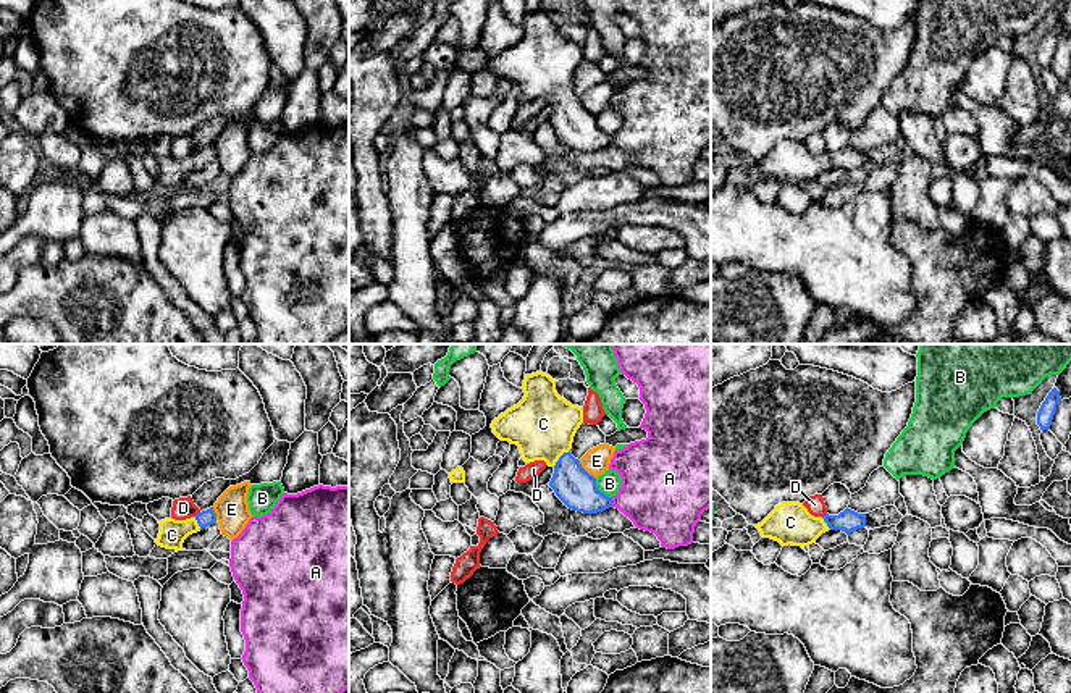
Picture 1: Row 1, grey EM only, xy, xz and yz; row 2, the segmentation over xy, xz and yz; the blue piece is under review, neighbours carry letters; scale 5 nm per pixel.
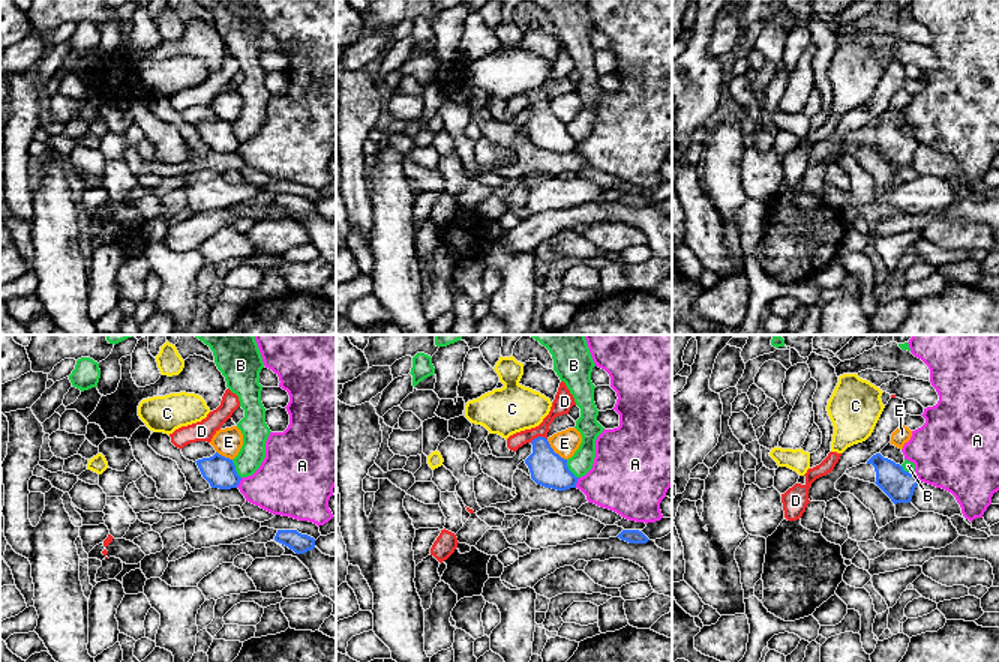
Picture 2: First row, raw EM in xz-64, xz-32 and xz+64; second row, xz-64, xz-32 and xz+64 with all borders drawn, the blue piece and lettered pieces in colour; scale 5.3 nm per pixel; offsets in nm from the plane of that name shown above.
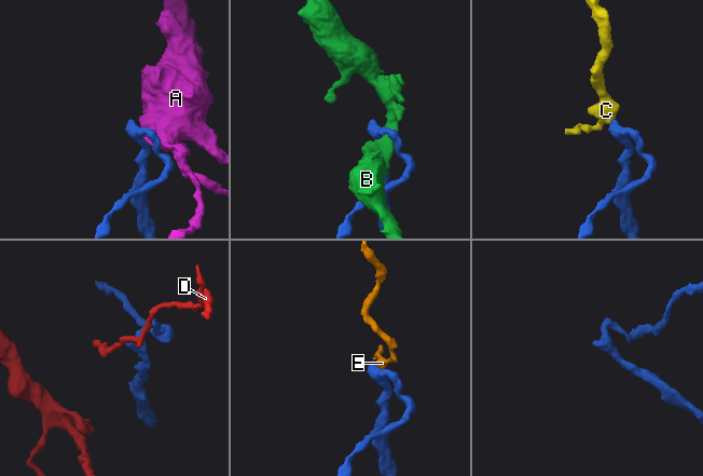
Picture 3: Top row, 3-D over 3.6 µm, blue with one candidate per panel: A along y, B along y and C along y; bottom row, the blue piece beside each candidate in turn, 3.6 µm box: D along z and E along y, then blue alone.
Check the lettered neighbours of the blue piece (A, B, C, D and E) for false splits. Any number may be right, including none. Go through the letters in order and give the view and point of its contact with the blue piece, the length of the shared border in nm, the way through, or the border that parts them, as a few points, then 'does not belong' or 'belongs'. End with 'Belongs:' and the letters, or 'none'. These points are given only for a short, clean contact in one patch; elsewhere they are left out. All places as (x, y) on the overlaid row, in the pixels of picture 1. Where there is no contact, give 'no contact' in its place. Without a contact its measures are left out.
A: contact xz (611, 503); length 50 nm; does not belong
B: contact xz (598, 490); length 130 nm; does not belong
C: contact xz (559, 457); length 120 nm; way xz (571, 482), (567, 469), (559, 457), (543, 430), (543, 424); belongs
D: contact xy (197, 514); length 40 nm; border xy (199, 511), (194, 516); does not belong
E: contact xz (585, 470); length 130 nm; border xz (579, 461), (595, 478); does not belong
Belongs: C

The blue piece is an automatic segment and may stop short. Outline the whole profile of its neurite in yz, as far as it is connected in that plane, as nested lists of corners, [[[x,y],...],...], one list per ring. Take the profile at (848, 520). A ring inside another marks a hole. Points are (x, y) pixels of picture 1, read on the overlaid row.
[[[782,502],[758,525],[762,538],[779,541],[782,546],[809,546],[829,530],[846,535],[866,527],[866,514],[845,509],[838,515],[814,517],[800,502]]]

